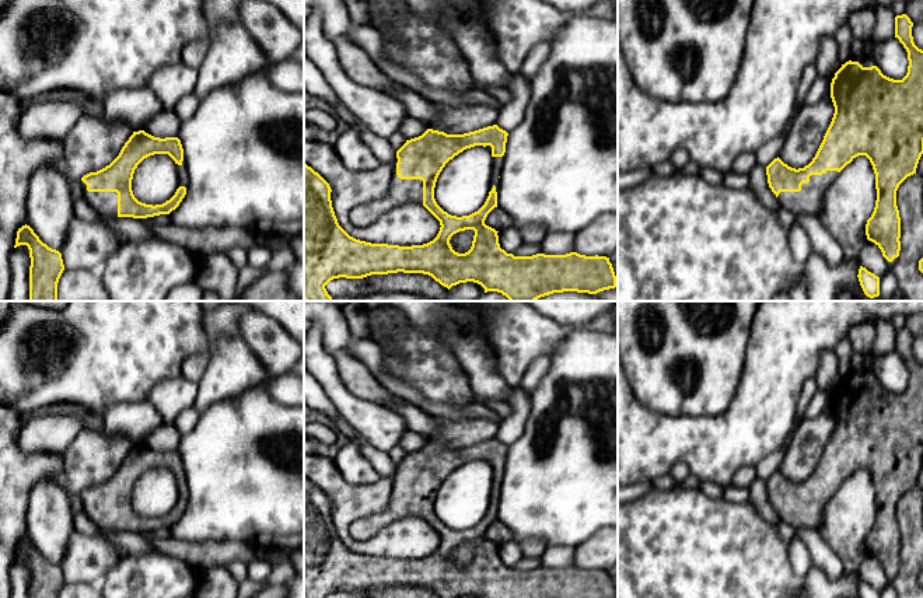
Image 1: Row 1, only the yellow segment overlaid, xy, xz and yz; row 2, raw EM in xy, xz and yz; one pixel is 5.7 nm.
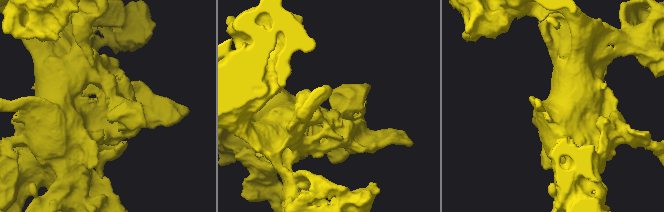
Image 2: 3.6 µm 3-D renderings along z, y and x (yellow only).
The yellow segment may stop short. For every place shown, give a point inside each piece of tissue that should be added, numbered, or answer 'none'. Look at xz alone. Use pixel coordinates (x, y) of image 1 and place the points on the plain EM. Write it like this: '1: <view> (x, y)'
1: xz (496, 475)
2: xz (401, 504)

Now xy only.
1: xy (182, 486)
2: xy (105, 517)

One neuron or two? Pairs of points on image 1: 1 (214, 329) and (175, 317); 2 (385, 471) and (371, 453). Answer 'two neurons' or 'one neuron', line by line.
1: two neurons
2: one neuron

